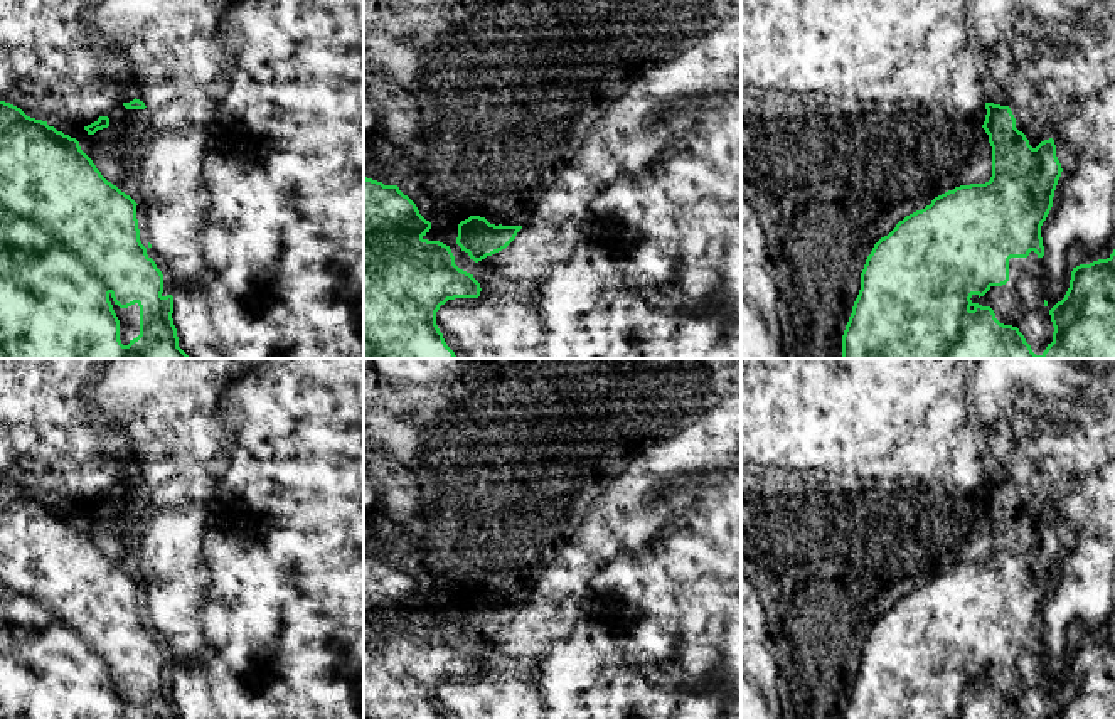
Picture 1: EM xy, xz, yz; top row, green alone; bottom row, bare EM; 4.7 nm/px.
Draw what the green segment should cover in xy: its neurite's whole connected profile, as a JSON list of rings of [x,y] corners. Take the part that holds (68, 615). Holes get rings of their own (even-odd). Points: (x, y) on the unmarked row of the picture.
[[[0,478],[0,719],[121,719],[115,682],[140,684],[140,712],[130,719],[179,719],[173,702],[173,674],[163,674],[163,652],[140,618],[136,579],[108,559],[79,519],[49,503],[47,498],[27,493],[20,485]]]

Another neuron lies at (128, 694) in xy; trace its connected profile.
[[[109,670],[109,679],[113,682],[113,687],[120,697],[120,717],[121,719],[130,719],[140,712],[140,684],[138,680],[128,684],[128,685],[120,685]]]

